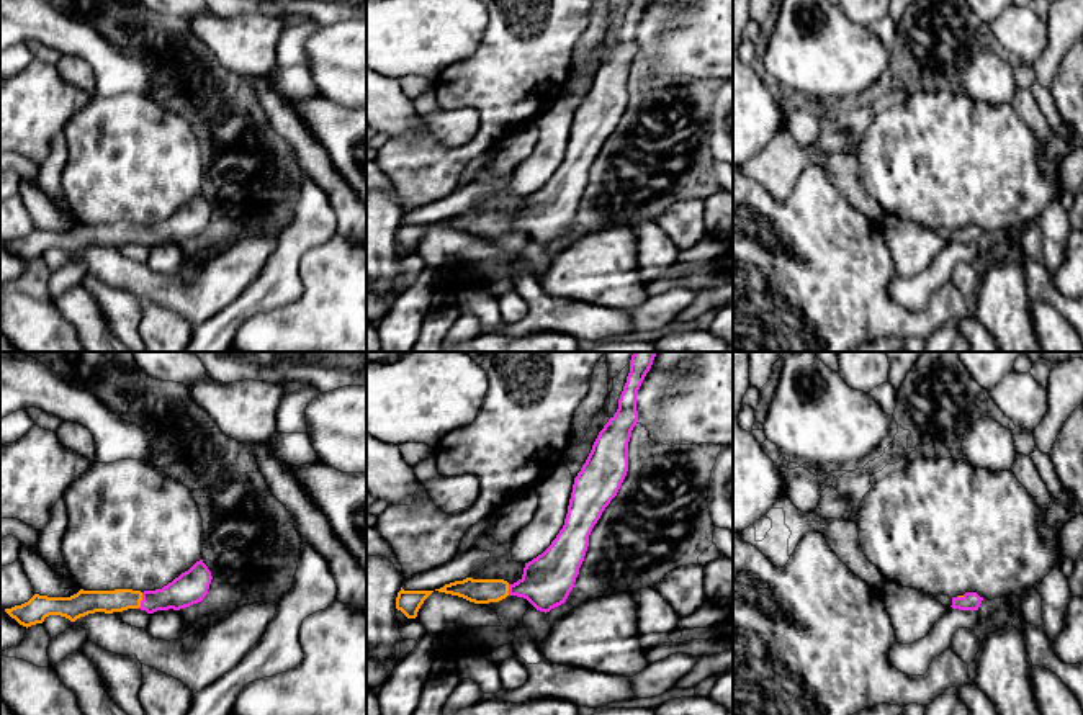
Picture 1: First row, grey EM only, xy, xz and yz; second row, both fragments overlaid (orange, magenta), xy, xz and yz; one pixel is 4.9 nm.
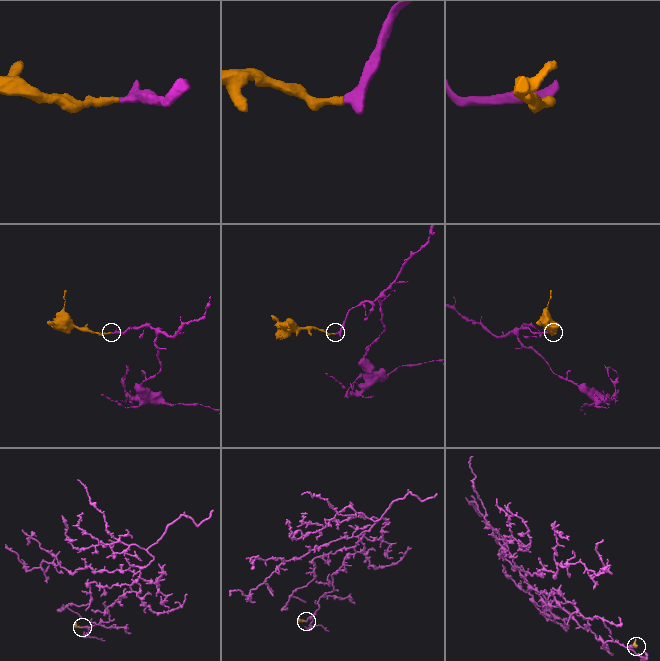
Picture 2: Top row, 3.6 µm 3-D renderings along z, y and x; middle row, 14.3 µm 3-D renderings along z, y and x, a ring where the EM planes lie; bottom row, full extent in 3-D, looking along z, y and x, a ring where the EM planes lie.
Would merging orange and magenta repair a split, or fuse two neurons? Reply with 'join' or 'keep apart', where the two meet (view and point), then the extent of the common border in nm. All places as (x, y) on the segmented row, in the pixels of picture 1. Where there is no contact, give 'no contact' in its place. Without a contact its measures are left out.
join | xy (141, 599) | 80 nm

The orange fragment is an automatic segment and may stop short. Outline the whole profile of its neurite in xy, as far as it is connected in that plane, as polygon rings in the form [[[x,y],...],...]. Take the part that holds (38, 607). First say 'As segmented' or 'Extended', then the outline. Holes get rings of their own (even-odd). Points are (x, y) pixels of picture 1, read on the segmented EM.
Extended. [[[196,561],[188,571],[182,573],[172,582],[155,591],[83,591],[70,597],[47,597],[34,594],[28,602],[5,609],[5,612],[23,627],[43,623],[49,615],[61,615],[75,622],[80,617],[95,612],[123,612],[128,609],[141,609],[147,614],[157,610],[180,610],[198,604],[208,594],[211,584],[211,571]]]

